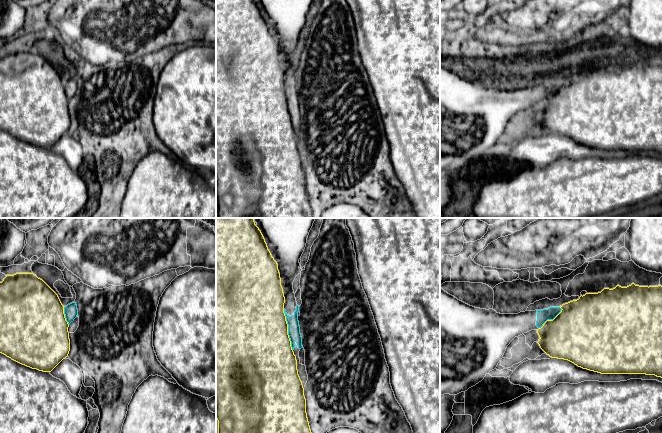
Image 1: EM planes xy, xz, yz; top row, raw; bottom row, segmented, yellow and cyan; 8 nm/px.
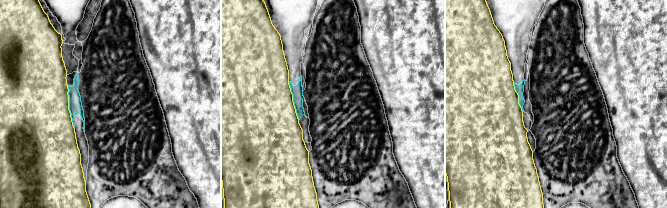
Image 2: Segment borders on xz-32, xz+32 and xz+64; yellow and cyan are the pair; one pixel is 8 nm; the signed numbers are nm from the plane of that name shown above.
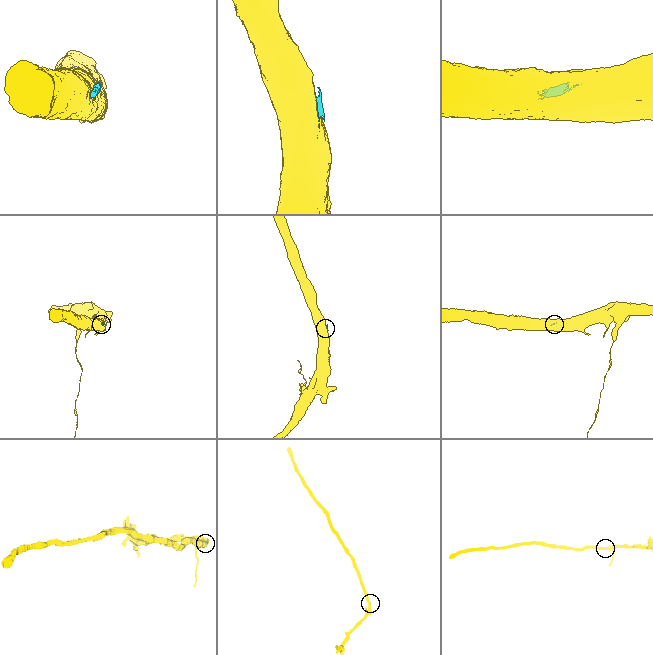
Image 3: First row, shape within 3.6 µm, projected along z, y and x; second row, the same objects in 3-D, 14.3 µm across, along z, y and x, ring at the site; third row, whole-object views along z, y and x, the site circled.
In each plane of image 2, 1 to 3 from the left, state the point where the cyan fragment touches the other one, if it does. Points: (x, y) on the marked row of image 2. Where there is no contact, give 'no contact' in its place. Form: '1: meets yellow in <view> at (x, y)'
1: meets yellow in xz-32 at (68, 107)
2: meets yellow in xz+32 at (292, 101)
3: meets yellow in xz+64 at (518, 97)

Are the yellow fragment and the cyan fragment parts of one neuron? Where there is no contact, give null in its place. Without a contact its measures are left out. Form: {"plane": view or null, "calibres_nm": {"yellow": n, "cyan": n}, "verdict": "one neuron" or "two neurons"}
{"plane": "xz", "calibres_nm": {"yellow": 500, "cyan": 100}, "verdict": "two neurons"}

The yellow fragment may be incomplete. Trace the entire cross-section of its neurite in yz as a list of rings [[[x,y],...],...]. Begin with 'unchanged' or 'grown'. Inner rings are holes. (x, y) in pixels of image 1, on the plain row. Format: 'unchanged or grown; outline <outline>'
unchanged; outline [[[632,59],[627,63],[617,61],[613,65],[604,64],[598,69],[586,69],[577,76],[570,77],[560,82],[561,88],[553,95],[547,96],[537,106],[540,113],[537,118],[540,124],[550,133],[568,136],[578,143],[601,150],[646,150],[662,154],[662,62],[639,62]]]

